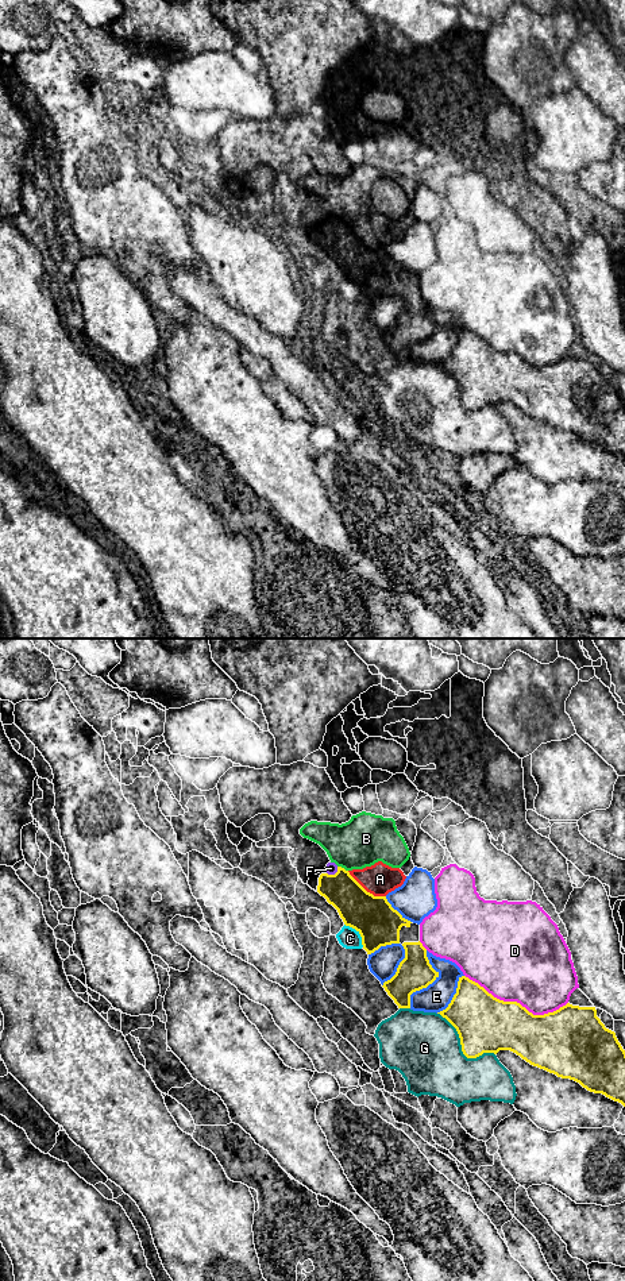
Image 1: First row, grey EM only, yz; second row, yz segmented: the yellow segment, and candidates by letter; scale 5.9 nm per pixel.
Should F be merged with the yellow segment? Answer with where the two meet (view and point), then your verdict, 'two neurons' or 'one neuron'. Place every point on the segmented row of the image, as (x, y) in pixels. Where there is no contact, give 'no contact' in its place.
meets yellow in yz at (335, 874); one neuron

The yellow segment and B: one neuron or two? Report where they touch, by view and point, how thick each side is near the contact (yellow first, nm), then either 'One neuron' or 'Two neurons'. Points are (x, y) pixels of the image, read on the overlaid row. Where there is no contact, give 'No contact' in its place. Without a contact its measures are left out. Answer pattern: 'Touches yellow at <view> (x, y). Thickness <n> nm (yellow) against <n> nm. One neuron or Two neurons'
Touches yellow at yz (343, 868). Thickness 220 nm (yellow) against 300 nm. Two neurons

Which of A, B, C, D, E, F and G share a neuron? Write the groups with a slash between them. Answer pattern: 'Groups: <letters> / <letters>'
Groups: A B / C / D / E / F / G

